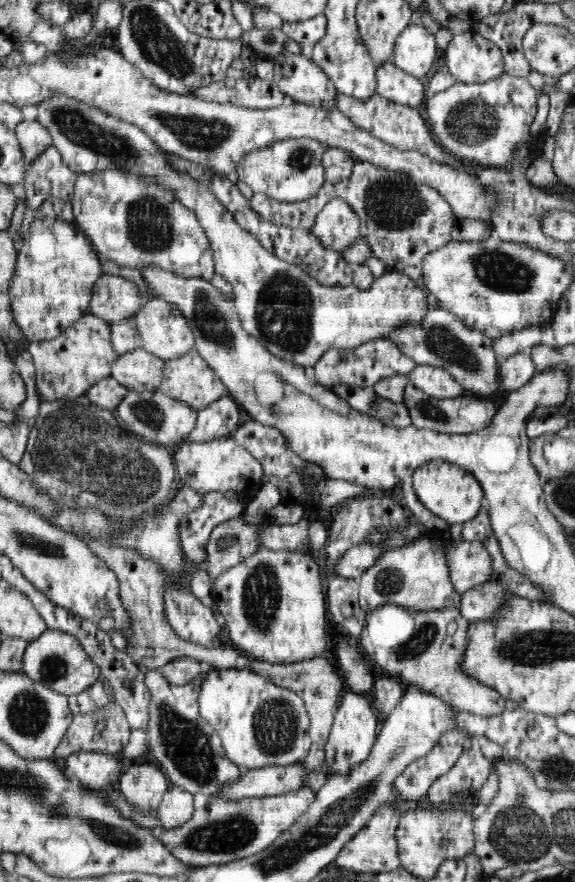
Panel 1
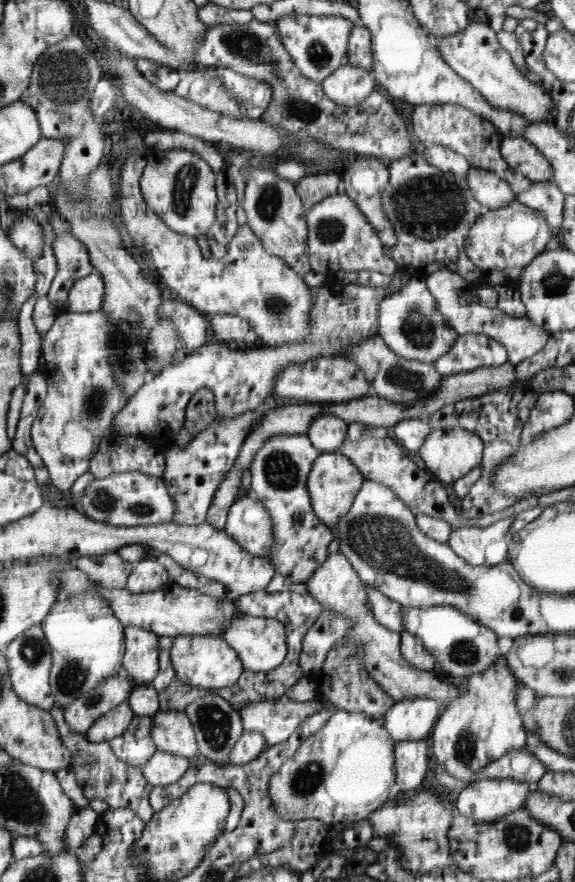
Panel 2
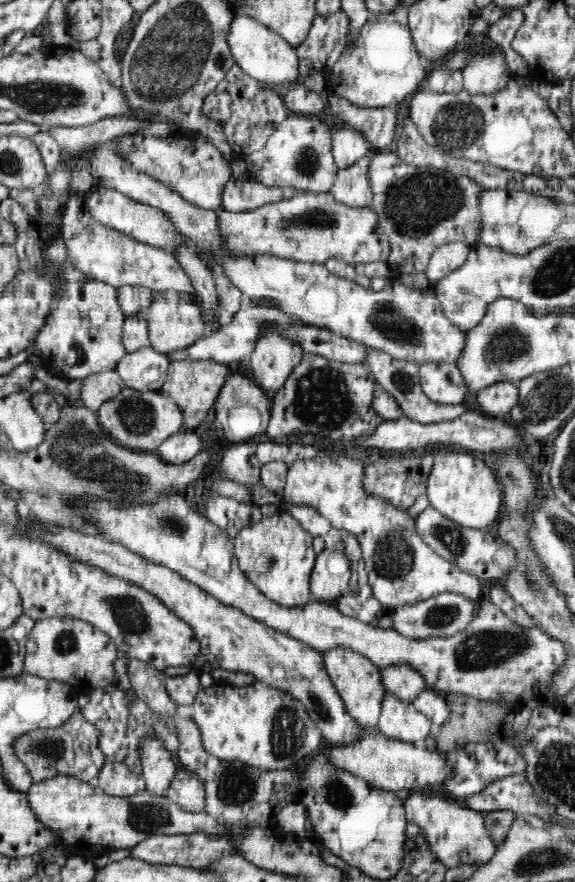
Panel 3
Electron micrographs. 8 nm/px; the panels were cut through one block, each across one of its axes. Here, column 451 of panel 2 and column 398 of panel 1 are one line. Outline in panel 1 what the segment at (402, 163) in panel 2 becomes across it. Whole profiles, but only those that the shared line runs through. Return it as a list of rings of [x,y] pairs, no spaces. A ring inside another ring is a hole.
[[[356,161],[352,175],[348,176],[342,183],[329,183],[325,181],[321,189],[308,200],[300,202],[280,202],[264,193],[253,193],[249,198],[249,206],[256,211],[266,222],[276,226],[286,225],[287,227],[312,228],[315,224],[317,214],[323,206],[334,197],[342,196],[350,203],[358,217],[360,217],[360,237],[372,244],[372,256],[379,258],[386,264],[386,271],[398,271],[411,276],[418,288],[425,291],[426,298],[432,301],[431,292],[426,287],[423,279],[423,260],[426,254],[436,251],[436,248],[443,247],[452,241],[452,228],[455,226],[457,217],[453,213],[448,201],[435,189],[427,184],[415,181],[411,176],[391,172],[382,169],[368,162]]]

